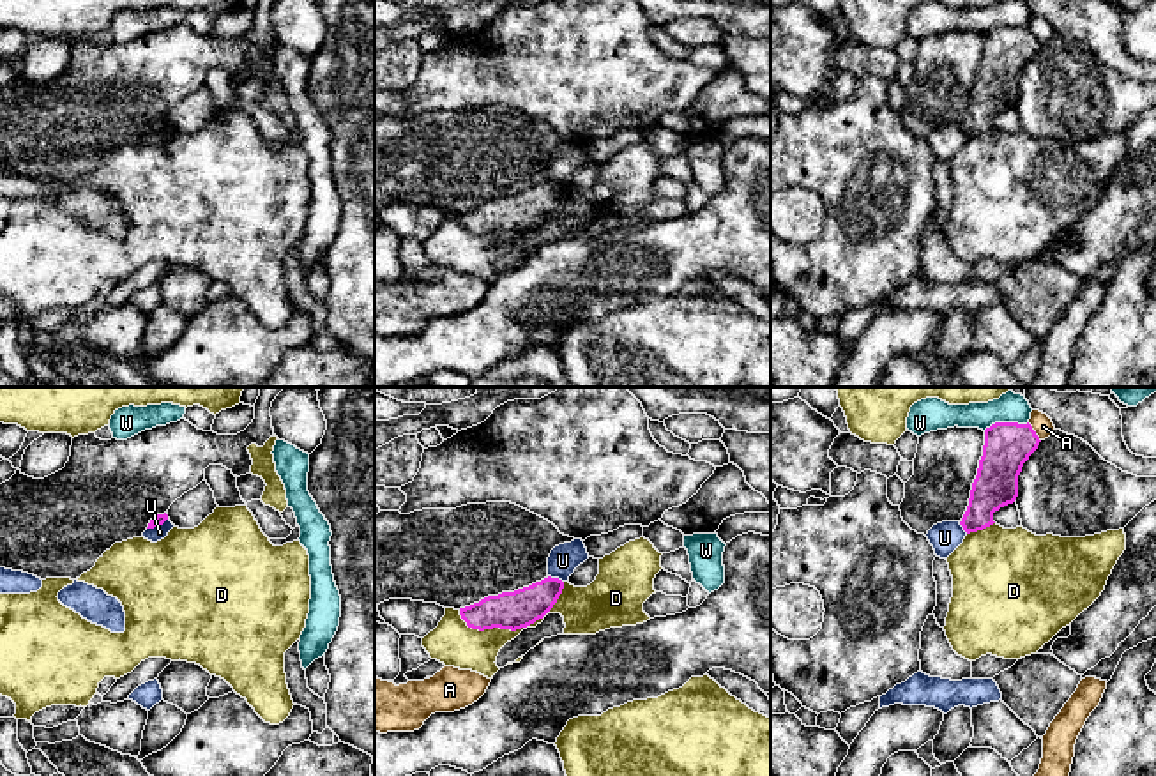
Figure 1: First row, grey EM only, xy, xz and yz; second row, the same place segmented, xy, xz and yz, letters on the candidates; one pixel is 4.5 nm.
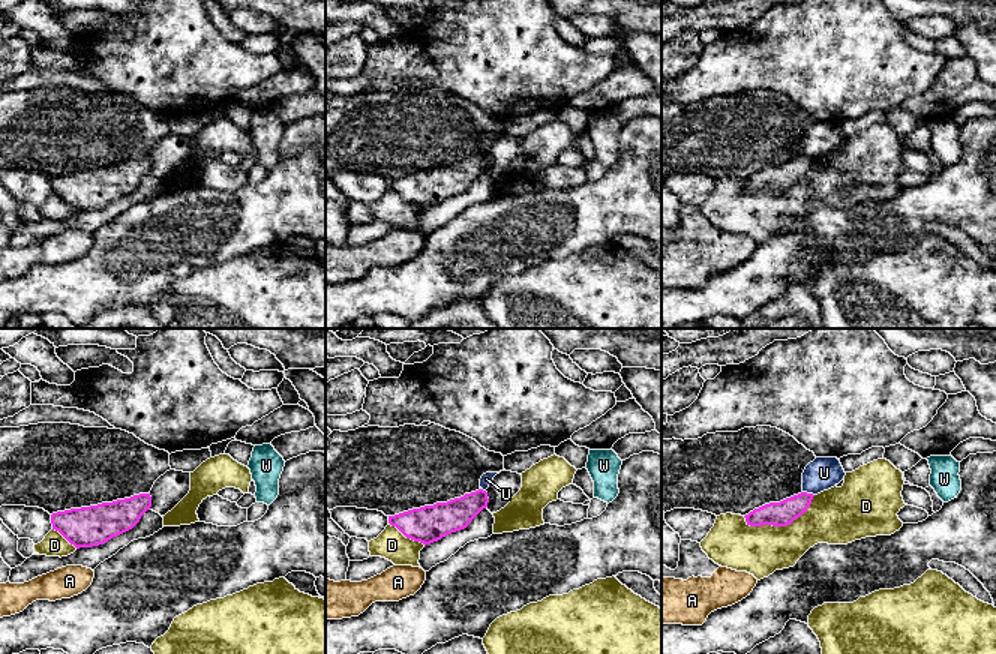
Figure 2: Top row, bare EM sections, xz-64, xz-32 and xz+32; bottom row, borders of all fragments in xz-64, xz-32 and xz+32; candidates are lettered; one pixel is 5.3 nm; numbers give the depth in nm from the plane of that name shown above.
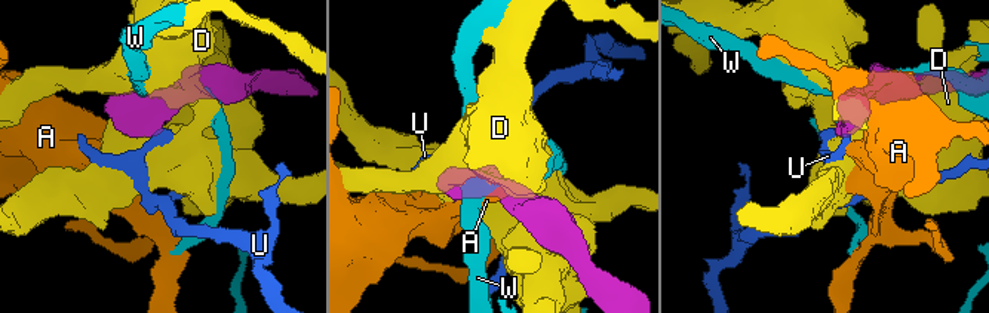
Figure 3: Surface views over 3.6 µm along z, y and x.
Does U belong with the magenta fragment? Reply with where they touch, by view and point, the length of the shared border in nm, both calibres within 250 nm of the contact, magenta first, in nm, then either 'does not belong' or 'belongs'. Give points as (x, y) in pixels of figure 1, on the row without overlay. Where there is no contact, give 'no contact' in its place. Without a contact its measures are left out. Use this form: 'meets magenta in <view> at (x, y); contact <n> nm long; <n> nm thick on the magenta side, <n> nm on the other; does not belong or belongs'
meets magenta in xz at (555, 182); contact 80 nm long; 180 nm thick on the magenta side, 140 nm on the other; does not belong

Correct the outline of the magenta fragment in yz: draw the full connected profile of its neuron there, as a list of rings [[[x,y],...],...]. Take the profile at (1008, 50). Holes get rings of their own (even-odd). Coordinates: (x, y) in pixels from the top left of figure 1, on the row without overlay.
[[[995,27],[985,34],[983,60],[960,126],[967,138],[993,129],[993,117],[1016,104],[1018,80],[1039,46],[1029,27]]]

